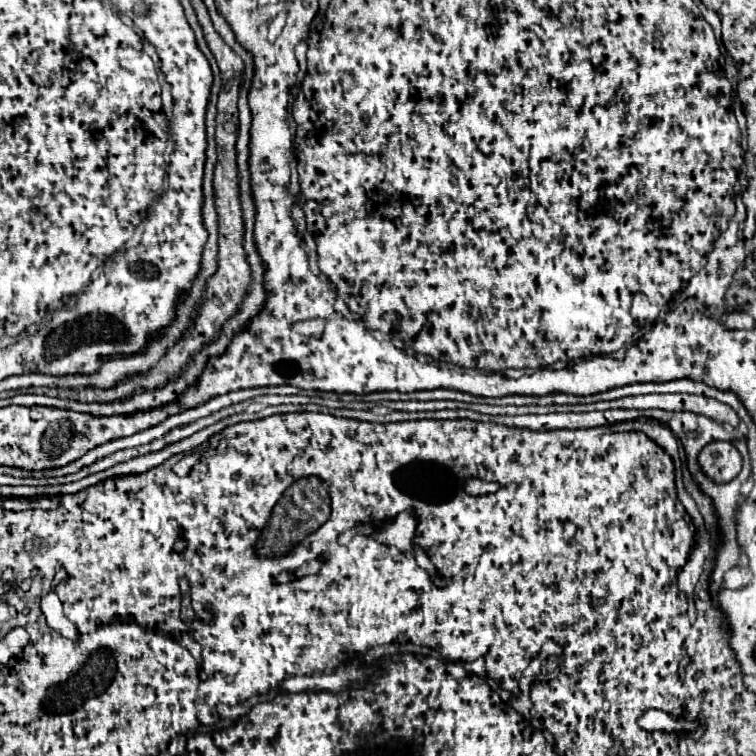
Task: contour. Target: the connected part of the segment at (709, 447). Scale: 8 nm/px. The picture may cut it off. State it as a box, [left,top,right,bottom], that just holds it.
[698,442,742,484]

